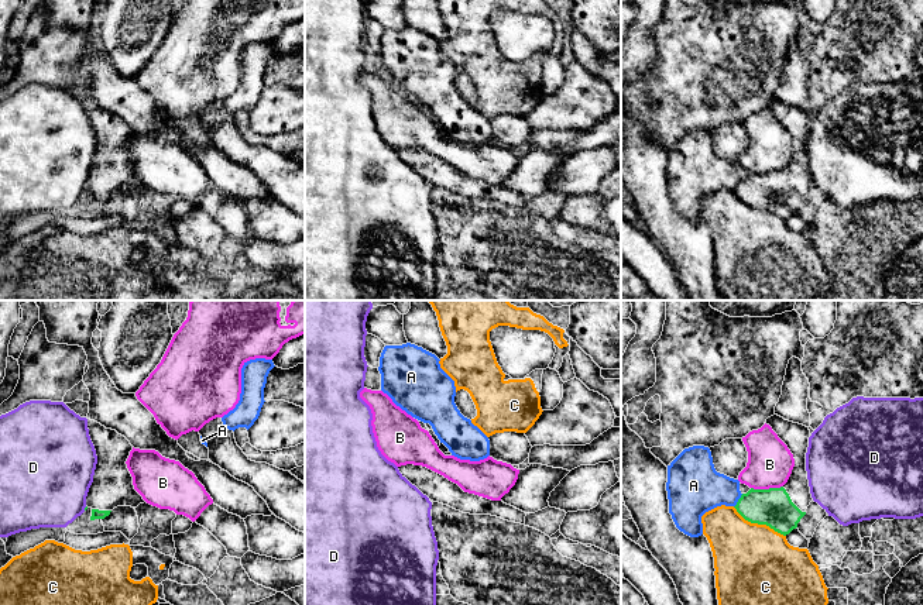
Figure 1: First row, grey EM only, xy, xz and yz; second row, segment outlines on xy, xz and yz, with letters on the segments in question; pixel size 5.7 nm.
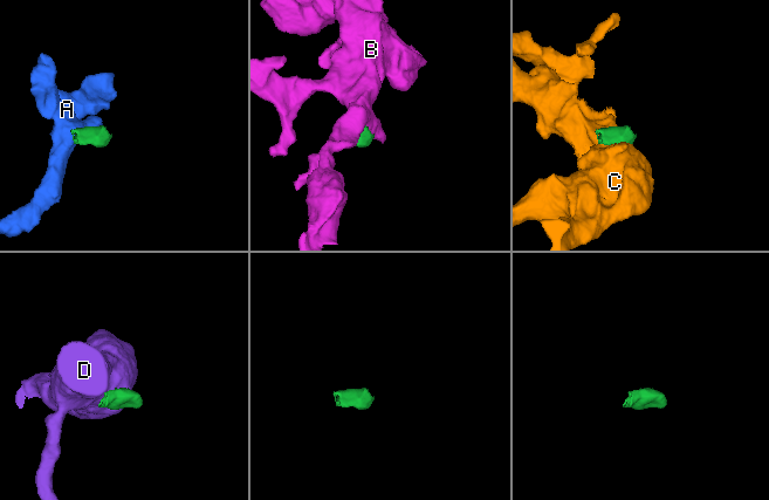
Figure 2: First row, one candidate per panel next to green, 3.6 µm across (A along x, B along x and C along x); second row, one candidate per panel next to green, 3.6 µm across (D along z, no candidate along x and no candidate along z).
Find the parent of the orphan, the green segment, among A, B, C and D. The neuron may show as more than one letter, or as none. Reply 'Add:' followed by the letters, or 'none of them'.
Add: none of them

